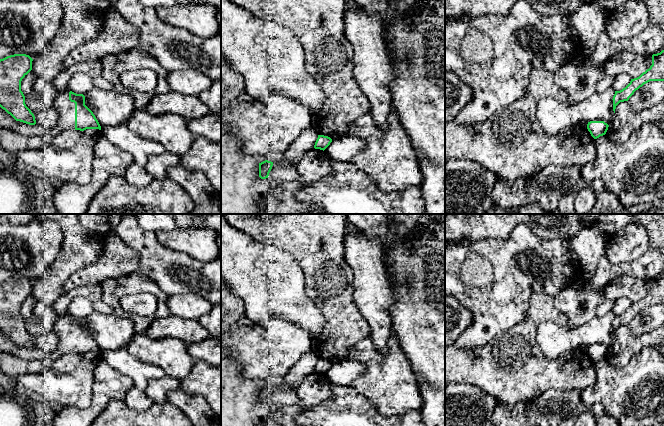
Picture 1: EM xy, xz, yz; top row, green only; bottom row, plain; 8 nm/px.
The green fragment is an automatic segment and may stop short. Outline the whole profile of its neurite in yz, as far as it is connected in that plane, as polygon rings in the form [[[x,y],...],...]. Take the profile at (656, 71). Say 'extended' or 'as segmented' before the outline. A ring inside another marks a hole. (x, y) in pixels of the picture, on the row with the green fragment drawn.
as segmented; [[[664,50],[652,55],[652,65],[639,77],[631,79],[630,83],[613,96],[613,111],[620,102],[628,101],[636,90],[650,81],[664,81]]]

